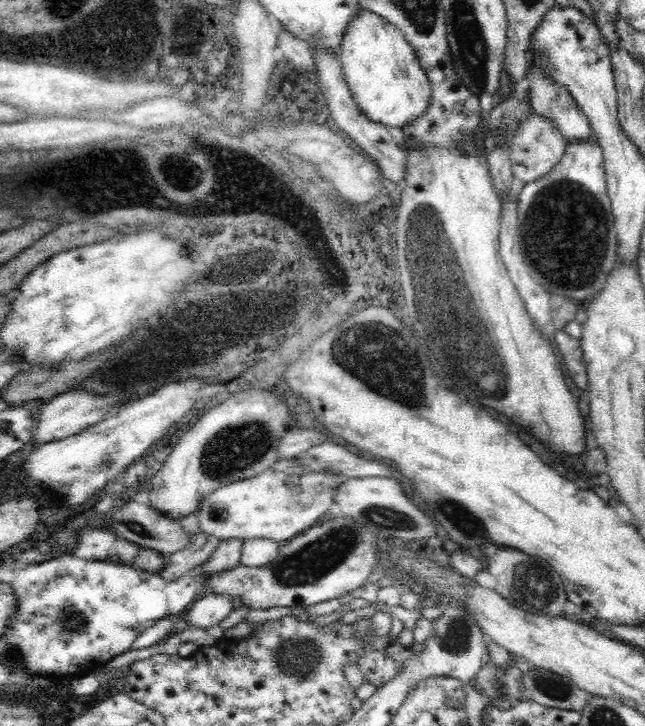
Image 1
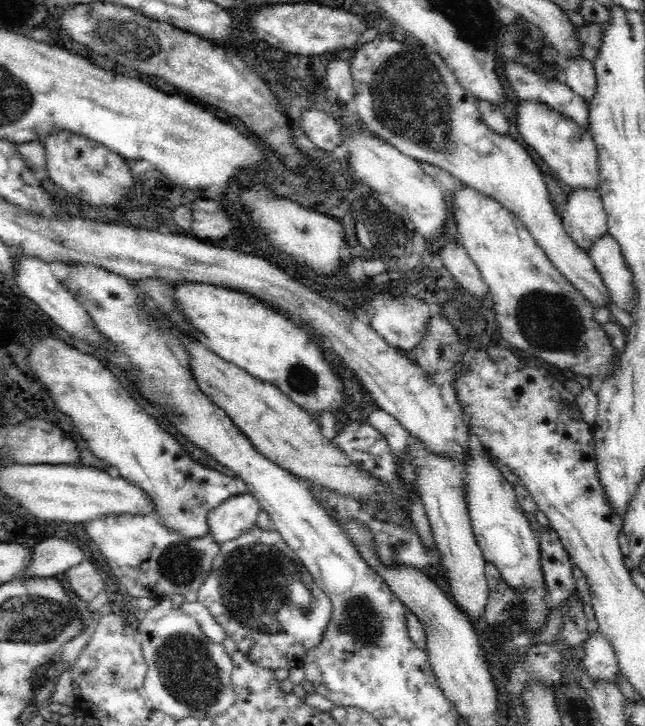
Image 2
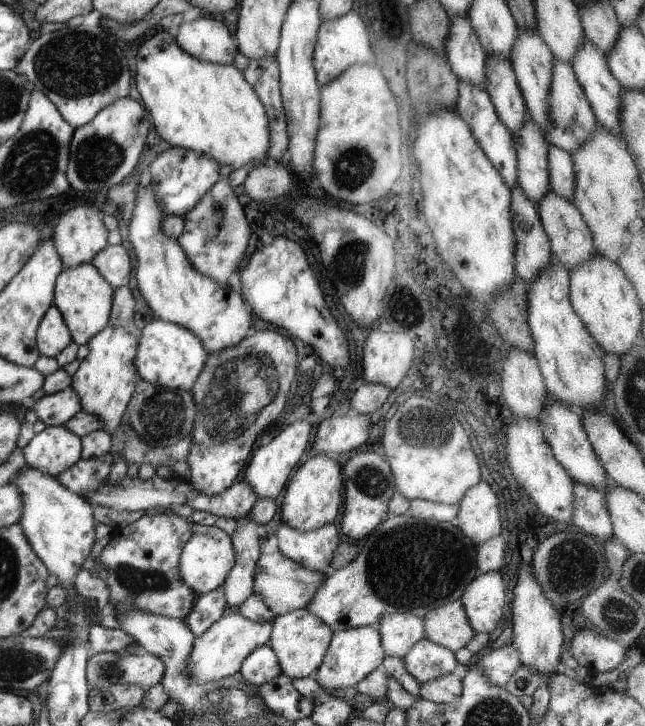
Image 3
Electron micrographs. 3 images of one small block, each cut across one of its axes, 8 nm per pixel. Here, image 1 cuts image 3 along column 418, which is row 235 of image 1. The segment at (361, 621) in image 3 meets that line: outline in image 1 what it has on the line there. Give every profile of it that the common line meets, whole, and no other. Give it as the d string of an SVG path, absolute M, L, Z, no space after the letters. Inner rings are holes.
M597 137L570 140L562 159L550 172L538 180L521 185L517 217L523 260L531 277L549 293L564 295L570 299L585 300L602 291L608 272L617 264L618 231L612 213L612 202L607 192L603 148Z

